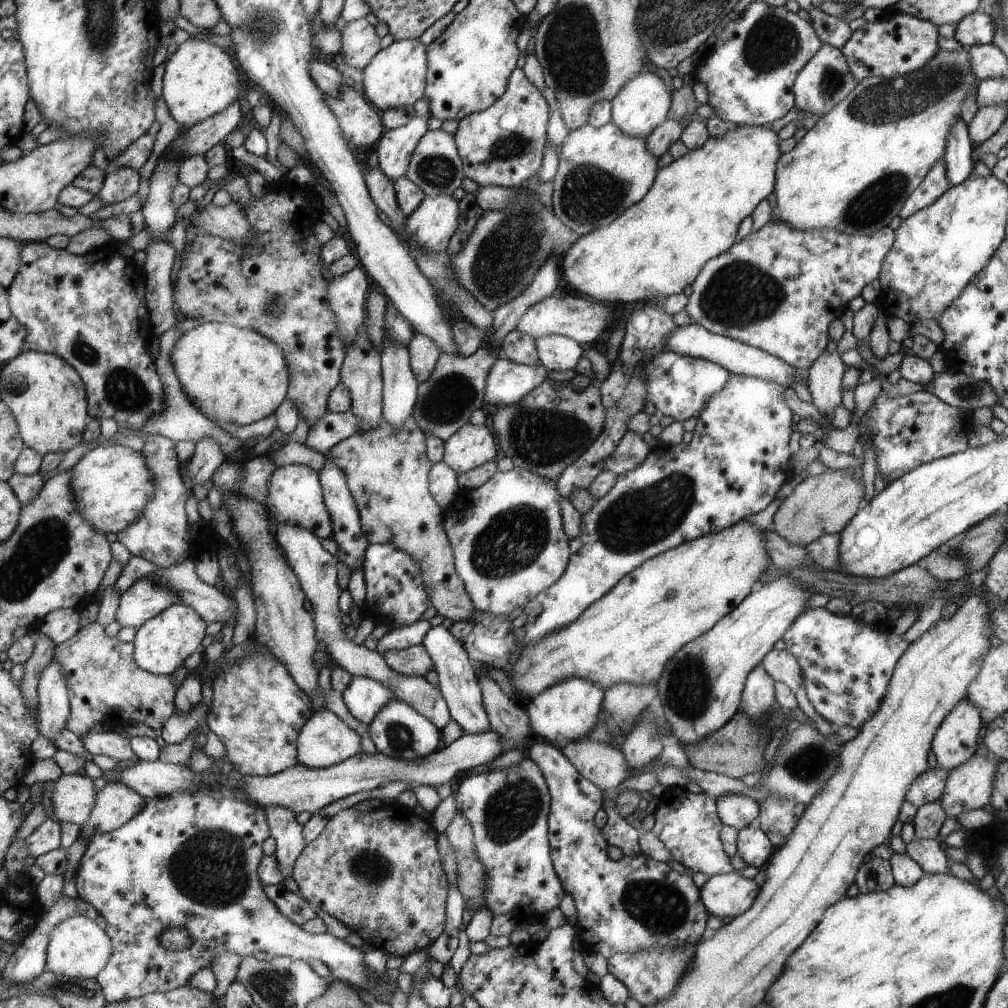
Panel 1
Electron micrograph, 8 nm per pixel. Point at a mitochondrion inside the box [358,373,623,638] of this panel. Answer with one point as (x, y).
(511, 540)

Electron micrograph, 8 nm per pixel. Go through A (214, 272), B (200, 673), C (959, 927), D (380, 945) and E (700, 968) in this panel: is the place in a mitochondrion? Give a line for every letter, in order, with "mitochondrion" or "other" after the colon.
A: other
B: other
C: other
D: other
E: other

